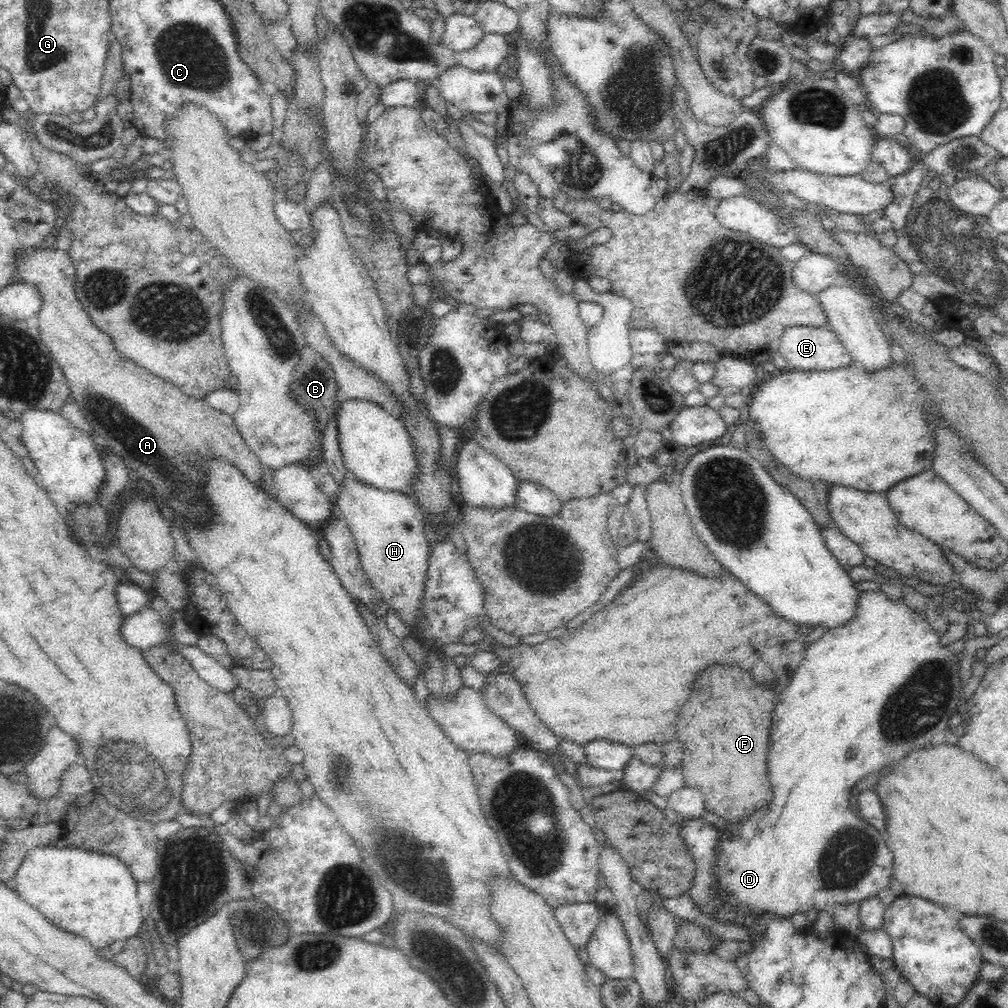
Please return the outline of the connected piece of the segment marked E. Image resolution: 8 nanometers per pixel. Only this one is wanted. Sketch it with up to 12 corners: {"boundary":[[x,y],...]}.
{"boundary":[[828,326],[790,327],[777,345],[798,371],[854,363]]}

